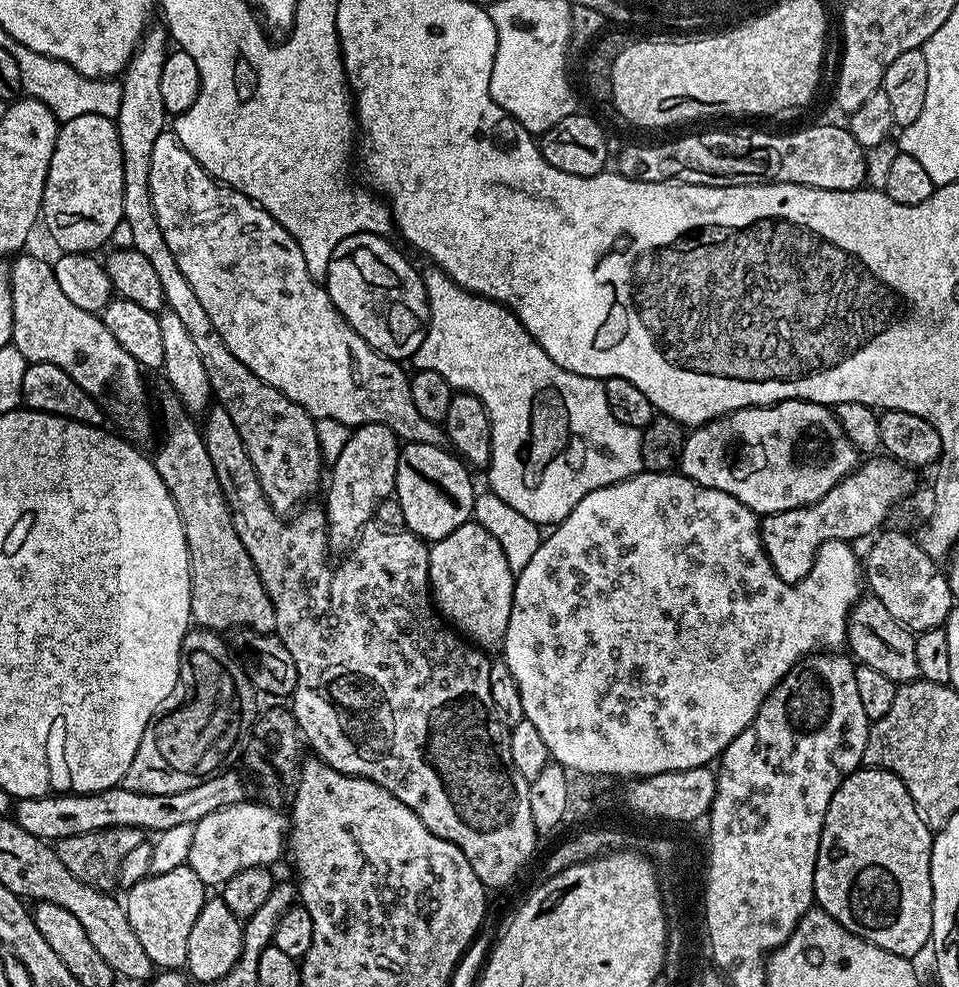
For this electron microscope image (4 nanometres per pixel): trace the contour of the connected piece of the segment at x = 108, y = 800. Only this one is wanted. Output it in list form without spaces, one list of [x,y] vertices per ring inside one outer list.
[[[236,770],[220,772],[217,776],[206,778],[206,782],[198,782],[198,786],[190,786],[190,790],[178,790],[178,794],[142,794],[117,786],[101,792],[30,796],[15,805],[14,819],[18,826],[22,826],[22,830],[34,834],[34,838],[49,842],[107,828],[141,828],[145,833],[155,834],[170,830],[173,826],[196,825],[202,818],[206,818],[206,814],[214,814],[214,810],[242,804],[249,799],[249,781],[244,781],[238,773],[232,771]]]

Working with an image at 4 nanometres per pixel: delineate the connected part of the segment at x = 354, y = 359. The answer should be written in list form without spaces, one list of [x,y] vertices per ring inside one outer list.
[[[165,130],[162,134],[158,134],[158,138],[154,142],[154,150],[150,153],[150,194],[154,202],[154,214],[158,218],[158,226],[162,226],[166,246],[170,246],[170,254],[174,254],[174,262],[178,262],[178,270],[182,270],[182,274],[186,274],[186,282],[190,282],[190,290],[194,290],[194,294],[198,294],[198,302],[202,302],[206,314],[210,314],[210,322],[214,322],[214,330],[218,330],[218,334],[222,334],[222,342],[226,342],[226,346],[230,346],[230,354],[234,354],[234,358],[238,358],[238,362],[242,362],[242,366],[249,368],[262,383],[269,384],[271,388],[278,390],[286,398],[290,398],[290,402],[305,408],[316,420],[334,419],[337,423],[347,426],[385,424],[390,426],[390,430],[394,430],[394,434],[404,442],[425,444],[426,446],[441,446],[445,443],[443,427],[422,418],[422,414],[418,414],[418,409],[414,407],[414,398],[410,398],[409,373],[407,371],[404,373],[400,369],[403,367],[397,361],[373,350],[347,324],[344,315],[334,306],[327,287],[310,274],[308,260],[302,254],[300,244],[296,239],[265,208],[259,208],[250,198],[246,198],[242,193],[215,180],[196,161],[194,154],[190,154],[190,150],[186,150],[186,146],[182,146],[182,142],[178,142],[176,133],[171,130]]]

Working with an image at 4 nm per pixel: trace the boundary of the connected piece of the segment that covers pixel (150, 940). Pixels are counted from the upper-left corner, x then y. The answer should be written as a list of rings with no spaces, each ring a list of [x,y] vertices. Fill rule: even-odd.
[[[190,867],[166,870],[166,874],[148,875],[133,888],[127,889],[126,911],[138,942],[142,942],[150,962],[160,970],[180,970],[186,965],[186,945],[190,930],[198,919],[206,899],[206,886]]]

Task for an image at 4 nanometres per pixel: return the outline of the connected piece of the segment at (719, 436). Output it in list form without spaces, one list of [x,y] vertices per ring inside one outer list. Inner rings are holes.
[[[781,400],[779,404],[769,404],[758,408],[739,408],[736,412],[728,413],[727,416],[719,416],[717,420],[712,420],[709,424],[693,427],[685,435],[678,455],[678,471],[681,476],[690,478],[707,488],[722,490],[726,494],[738,498],[738,502],[742,502],[747,508],[757,514],[785,512],[786,510],[794,510],[795,508],[804,508],[808,504],[818,502],[818,498],[825,496],[838,481],[849,476],[857,466],[858,453],[856,447],[852,445],[850,438],[846,438],[846,434],[838,422],[835,411],[831,407],[823,404],[815,404],[809,400]]]

